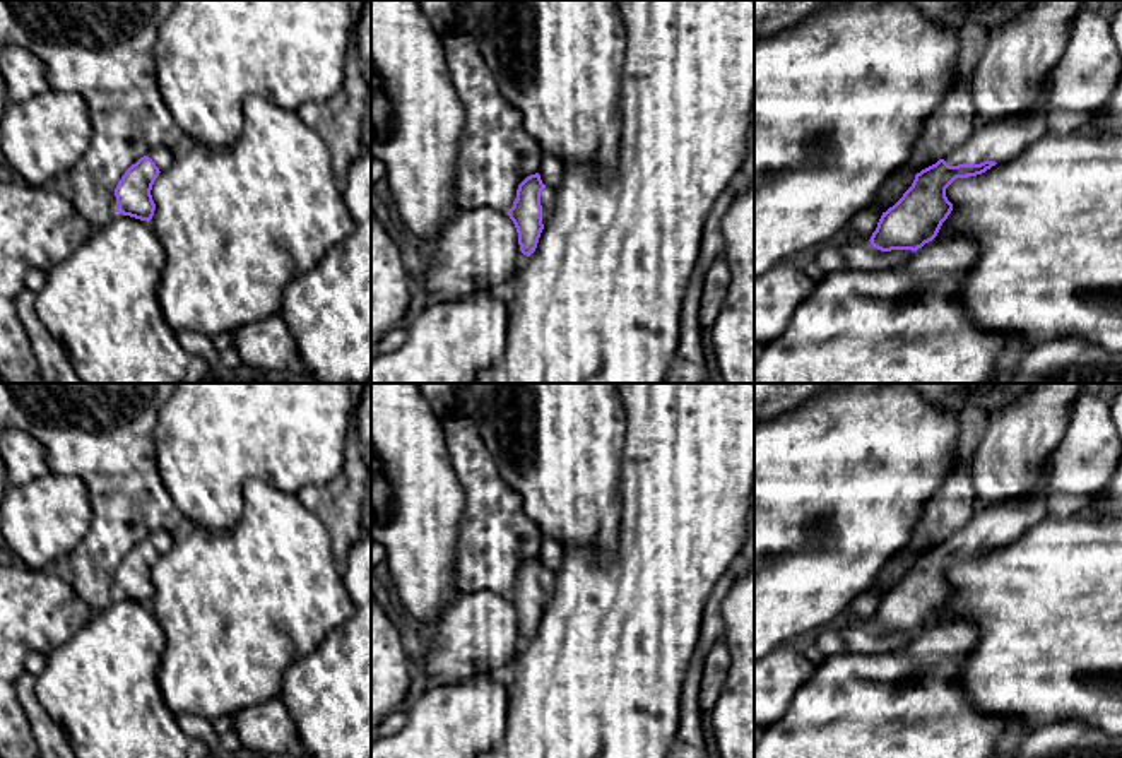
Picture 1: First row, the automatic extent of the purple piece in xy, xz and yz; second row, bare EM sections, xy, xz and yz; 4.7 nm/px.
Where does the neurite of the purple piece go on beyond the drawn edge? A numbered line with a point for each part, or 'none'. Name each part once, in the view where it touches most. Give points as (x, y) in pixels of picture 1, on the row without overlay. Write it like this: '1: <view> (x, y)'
1: yz (1001, 524)

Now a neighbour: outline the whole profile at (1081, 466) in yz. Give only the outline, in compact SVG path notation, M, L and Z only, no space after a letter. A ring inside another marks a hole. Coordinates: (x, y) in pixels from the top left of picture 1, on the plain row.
M1091 385L1074 400L1064 438L1048 460L1047 517L1086 512L1091 498L1107 489L1120 457L1110 397Z

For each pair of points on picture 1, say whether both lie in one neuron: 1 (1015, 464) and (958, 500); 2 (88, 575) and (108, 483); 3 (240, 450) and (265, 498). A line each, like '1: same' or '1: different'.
1: different
2: same
3: different

